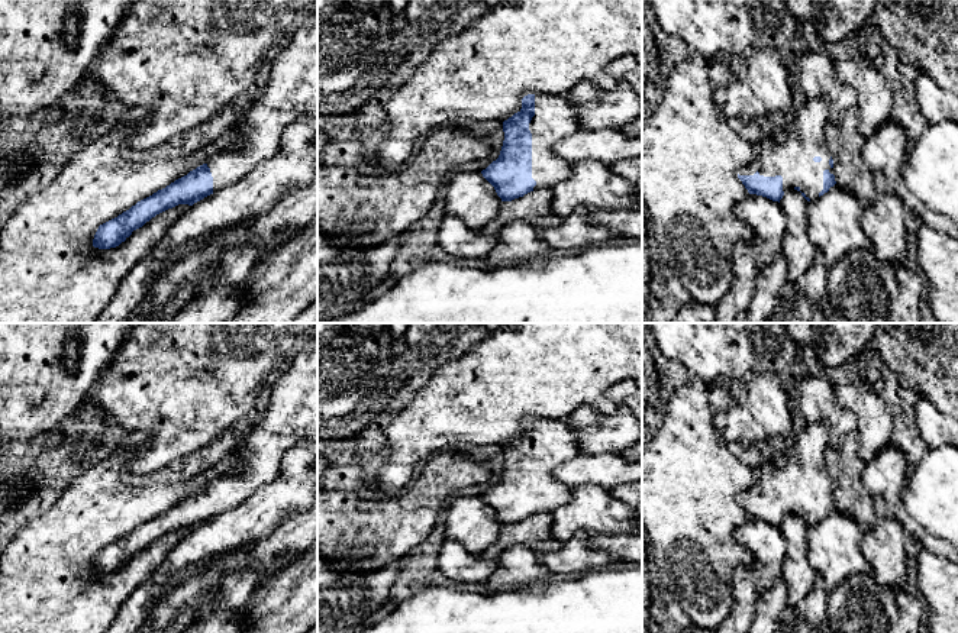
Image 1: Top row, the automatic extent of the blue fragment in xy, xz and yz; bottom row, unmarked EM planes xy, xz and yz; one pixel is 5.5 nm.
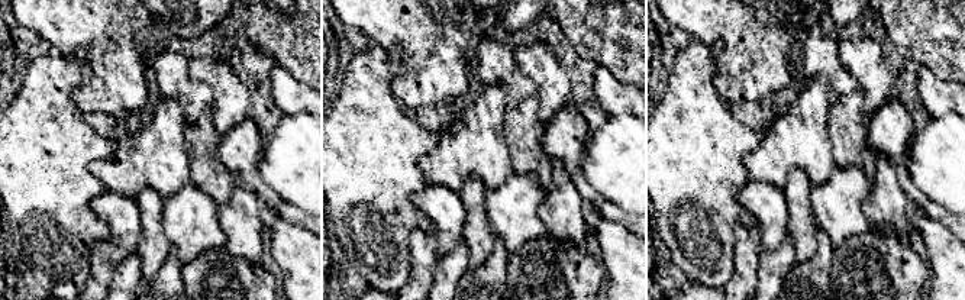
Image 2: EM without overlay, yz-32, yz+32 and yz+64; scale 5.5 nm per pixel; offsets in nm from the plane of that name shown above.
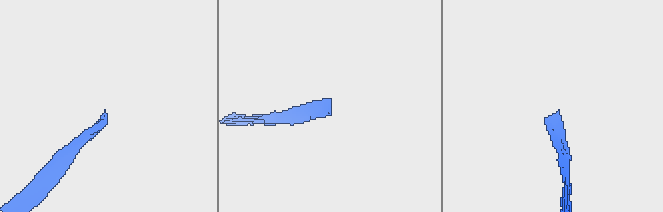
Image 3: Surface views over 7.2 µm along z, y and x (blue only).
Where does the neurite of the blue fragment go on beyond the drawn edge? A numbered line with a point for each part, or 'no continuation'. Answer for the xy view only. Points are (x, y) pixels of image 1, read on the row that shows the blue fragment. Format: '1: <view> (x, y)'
1: xy (292, 91)

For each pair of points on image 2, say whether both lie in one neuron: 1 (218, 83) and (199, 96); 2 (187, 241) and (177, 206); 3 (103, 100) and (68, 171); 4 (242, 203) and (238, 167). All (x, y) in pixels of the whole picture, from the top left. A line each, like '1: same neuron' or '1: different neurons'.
1: different neurons
2: same neuron
3: different neurons
4: different neurons

